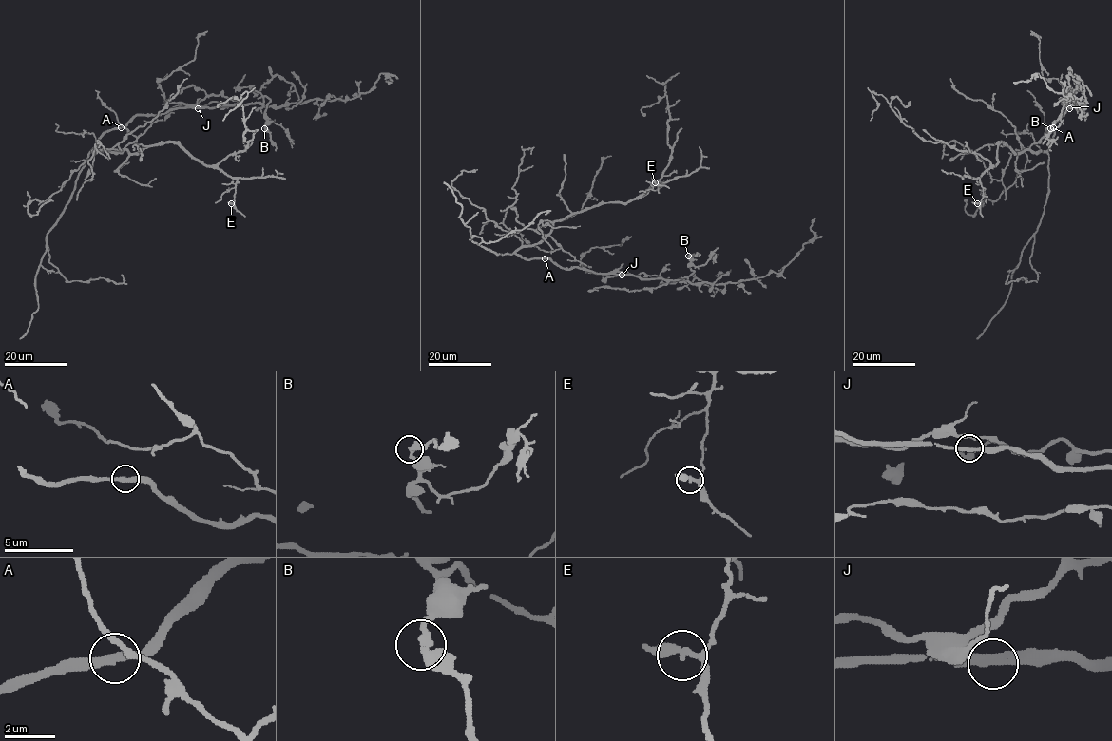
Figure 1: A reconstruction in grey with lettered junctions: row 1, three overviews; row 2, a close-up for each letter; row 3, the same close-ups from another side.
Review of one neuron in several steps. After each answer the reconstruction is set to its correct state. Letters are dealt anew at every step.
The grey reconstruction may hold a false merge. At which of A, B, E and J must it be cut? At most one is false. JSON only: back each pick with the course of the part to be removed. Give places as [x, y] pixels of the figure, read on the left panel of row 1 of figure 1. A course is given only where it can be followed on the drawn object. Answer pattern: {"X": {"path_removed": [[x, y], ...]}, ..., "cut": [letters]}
{"cut": []}

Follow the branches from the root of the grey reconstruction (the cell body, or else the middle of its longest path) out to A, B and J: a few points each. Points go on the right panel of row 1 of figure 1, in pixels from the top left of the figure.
A: (1050, 145), (1053, 127)
B: (1050, 145), (1053, 125), (1075, 103), (1070, 96), (1050, 128)
J: (1050, 145), (1053, 125), (1069, 107)

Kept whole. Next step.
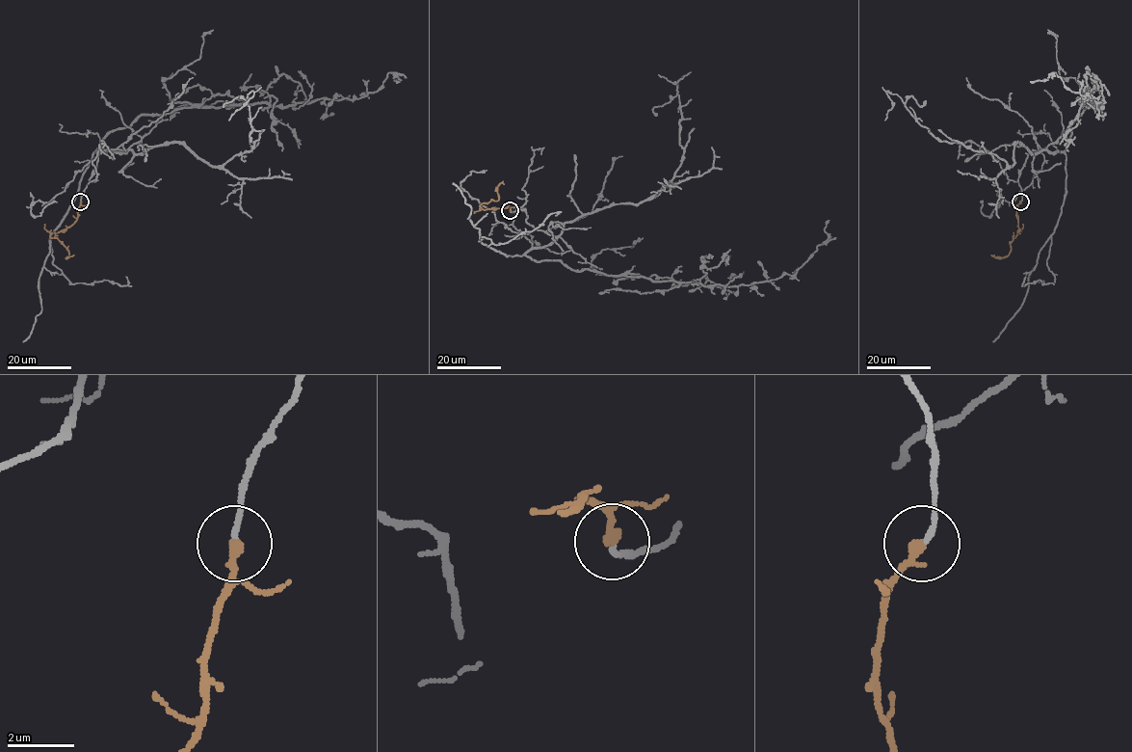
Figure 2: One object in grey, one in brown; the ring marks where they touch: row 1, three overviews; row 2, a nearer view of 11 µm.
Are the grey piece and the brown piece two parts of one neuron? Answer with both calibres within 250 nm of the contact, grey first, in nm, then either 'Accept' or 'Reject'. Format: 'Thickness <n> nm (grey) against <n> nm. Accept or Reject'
Thickness 140 nm (grey) against 300 nm. Accept

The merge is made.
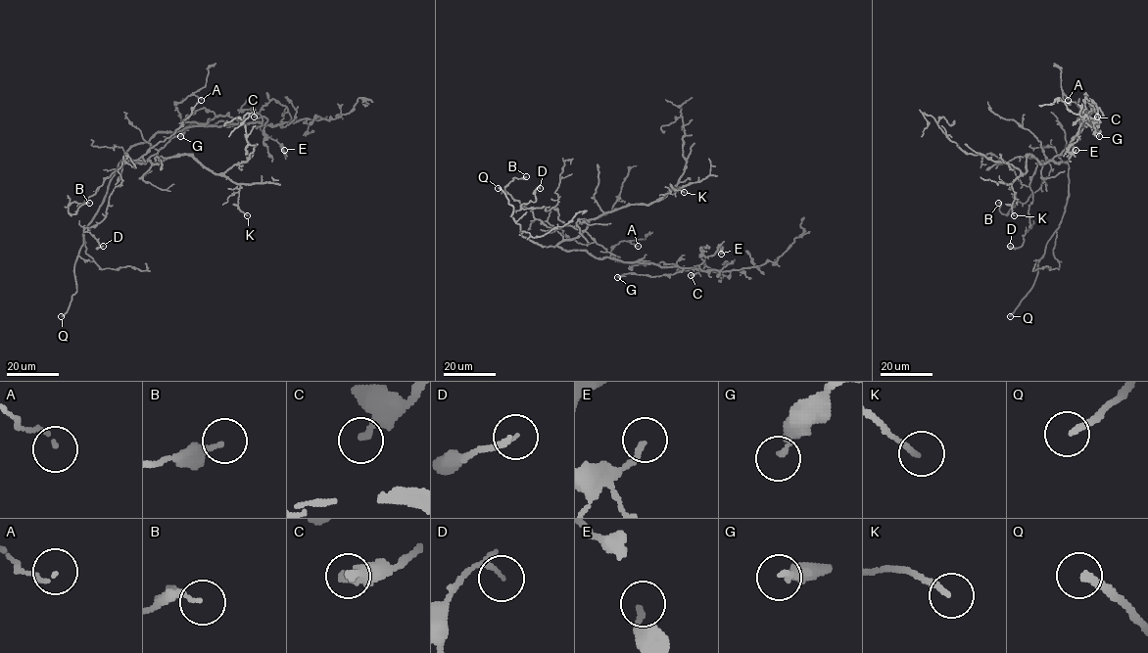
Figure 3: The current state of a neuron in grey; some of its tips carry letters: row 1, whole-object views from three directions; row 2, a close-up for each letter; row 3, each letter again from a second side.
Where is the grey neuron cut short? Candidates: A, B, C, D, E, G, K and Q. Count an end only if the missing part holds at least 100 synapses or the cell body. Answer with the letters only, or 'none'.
Q

